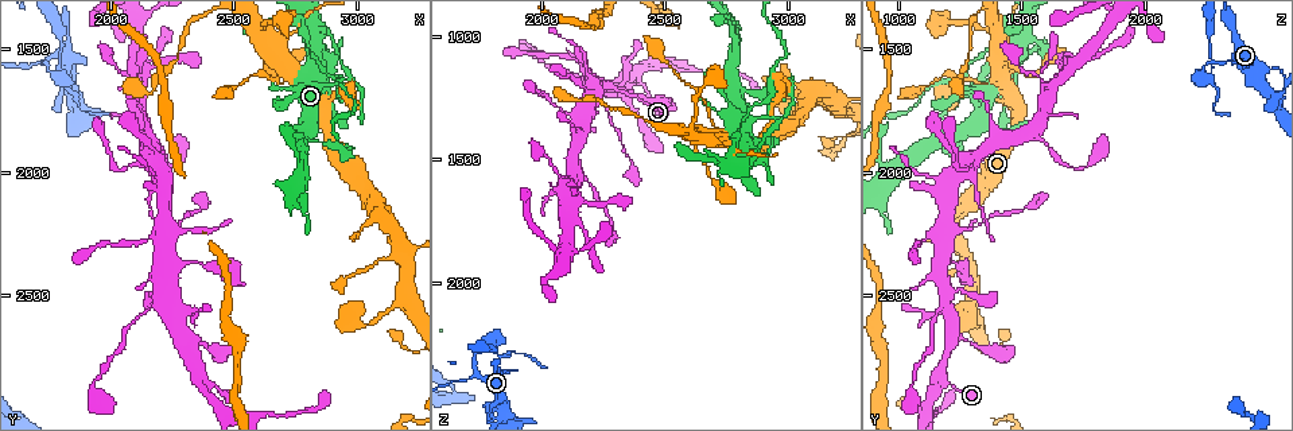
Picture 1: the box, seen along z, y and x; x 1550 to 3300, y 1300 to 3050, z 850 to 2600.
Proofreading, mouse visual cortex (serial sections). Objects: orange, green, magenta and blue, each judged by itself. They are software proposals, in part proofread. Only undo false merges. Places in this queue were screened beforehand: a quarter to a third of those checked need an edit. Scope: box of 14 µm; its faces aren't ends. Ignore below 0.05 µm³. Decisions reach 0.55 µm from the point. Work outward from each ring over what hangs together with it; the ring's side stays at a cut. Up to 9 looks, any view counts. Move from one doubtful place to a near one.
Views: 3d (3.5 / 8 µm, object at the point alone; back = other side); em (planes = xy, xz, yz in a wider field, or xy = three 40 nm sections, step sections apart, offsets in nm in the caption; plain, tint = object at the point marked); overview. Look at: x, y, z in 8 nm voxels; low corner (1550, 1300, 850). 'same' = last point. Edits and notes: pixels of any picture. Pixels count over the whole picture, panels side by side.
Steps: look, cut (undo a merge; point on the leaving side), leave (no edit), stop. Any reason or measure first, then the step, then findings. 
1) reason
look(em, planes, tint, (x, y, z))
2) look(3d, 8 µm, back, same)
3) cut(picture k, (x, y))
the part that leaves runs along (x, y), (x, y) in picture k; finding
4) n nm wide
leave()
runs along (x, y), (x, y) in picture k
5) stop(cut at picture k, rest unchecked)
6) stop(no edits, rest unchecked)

two arms in line, one across
look(3d, 8 µm, (2840, 1580, 1410))

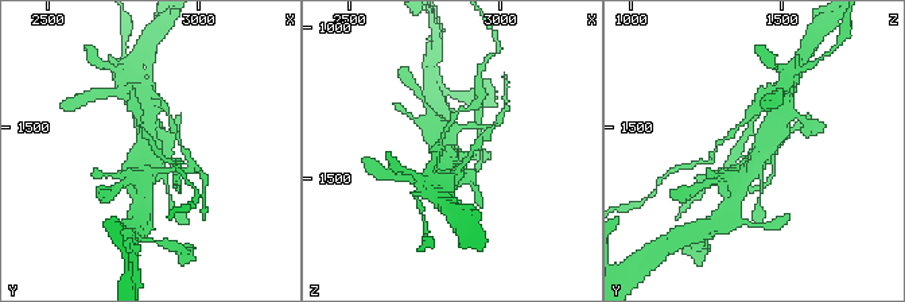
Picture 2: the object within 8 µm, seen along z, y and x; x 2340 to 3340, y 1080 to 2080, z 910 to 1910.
closer look
look(3d, 3.5 µm, (2840, 1590, 1420))

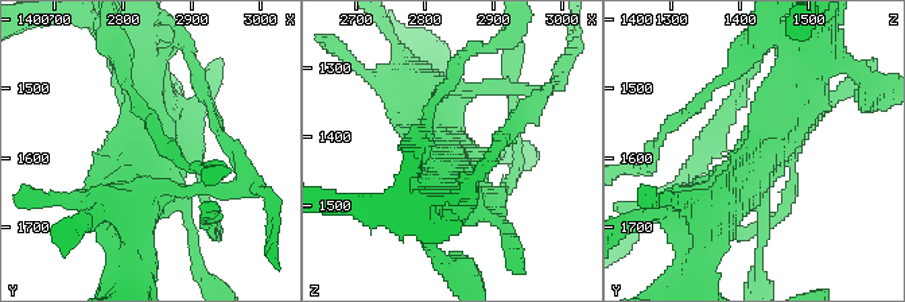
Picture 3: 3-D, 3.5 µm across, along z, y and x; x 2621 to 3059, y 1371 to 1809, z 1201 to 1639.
look(em, planes, tint, (2835, 1595, 1420))

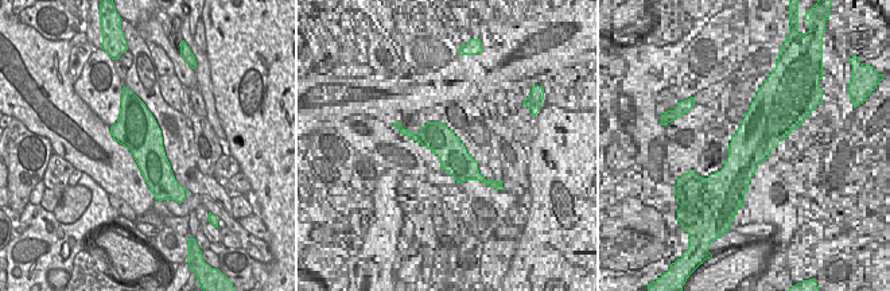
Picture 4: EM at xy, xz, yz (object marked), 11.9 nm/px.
480 nm wide
leave()
runs along (703, 221), (797, 101), (807, 73) in picture 3; continuous, no second cell

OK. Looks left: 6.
look(em, xy, step 1, tint, (1810, 1570, 2260))

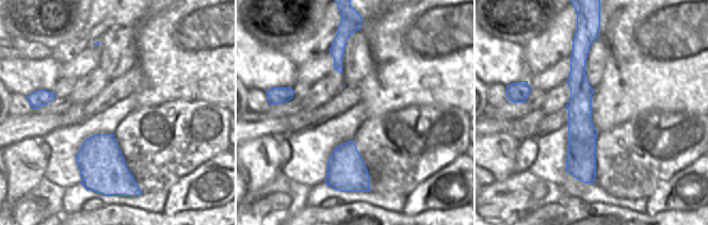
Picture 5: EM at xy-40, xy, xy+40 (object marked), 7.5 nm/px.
wider look
look(3d, 3.5 µm, same)

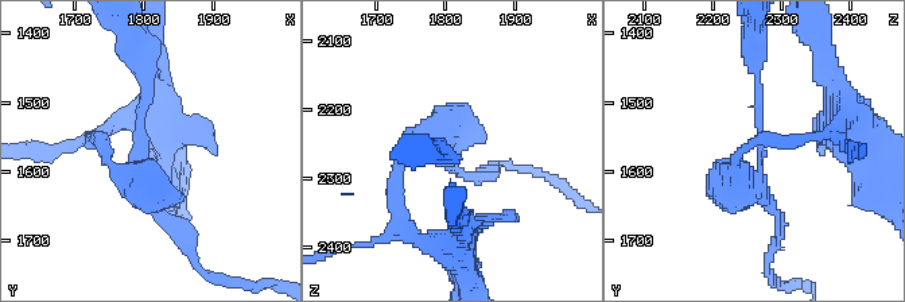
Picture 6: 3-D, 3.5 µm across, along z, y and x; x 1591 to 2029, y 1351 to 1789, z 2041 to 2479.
cut(picture 6, (488, 171))
the part that leaves runs along (758, 177), (756, 41) in picture 6; two cells meet here

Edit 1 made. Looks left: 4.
three-way junction
look(3d, 3.5 µm, (2400, 2860, 1210))

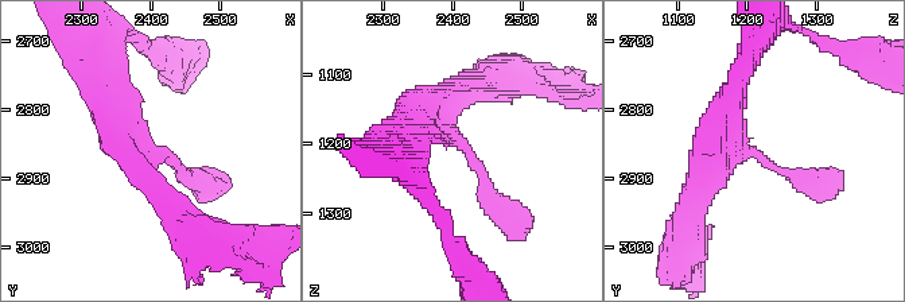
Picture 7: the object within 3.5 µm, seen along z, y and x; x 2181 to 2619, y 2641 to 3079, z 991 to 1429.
3 arms; arms of 200, 250, 250 nm
look(em, planes, tint, (2410, 2860, 1200))

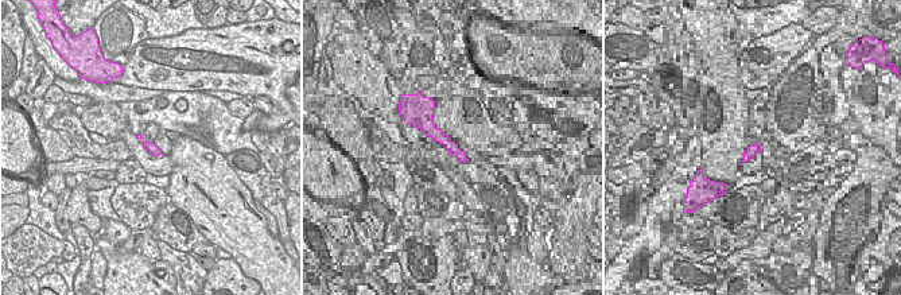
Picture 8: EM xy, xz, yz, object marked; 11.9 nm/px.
leave()
runs along (195, 182), (133, 132), (96, 82) in picture 7; one cell here

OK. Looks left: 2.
sharp bend
look(3d, 3.5 µm, (2230, 2240, 1190))

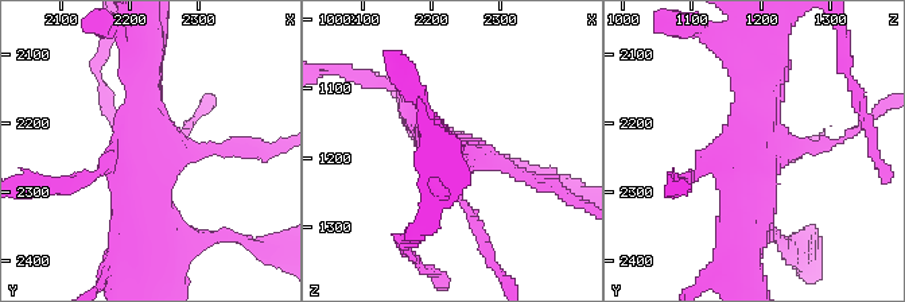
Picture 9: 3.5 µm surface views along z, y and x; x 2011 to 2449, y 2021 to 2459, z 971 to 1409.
now the EM
look(em, xy, step 3, tint, (2225, 2230, 1195))

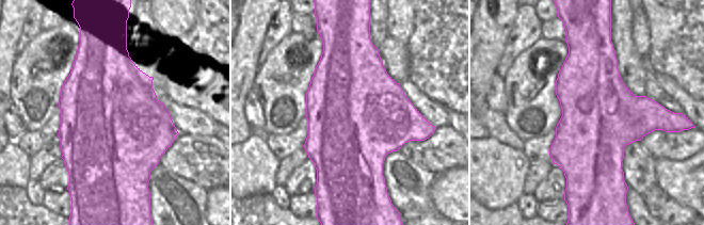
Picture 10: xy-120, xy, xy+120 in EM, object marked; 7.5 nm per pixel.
leave()
one cell here

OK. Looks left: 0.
stop(cut at picture 6, rest unchecked)

